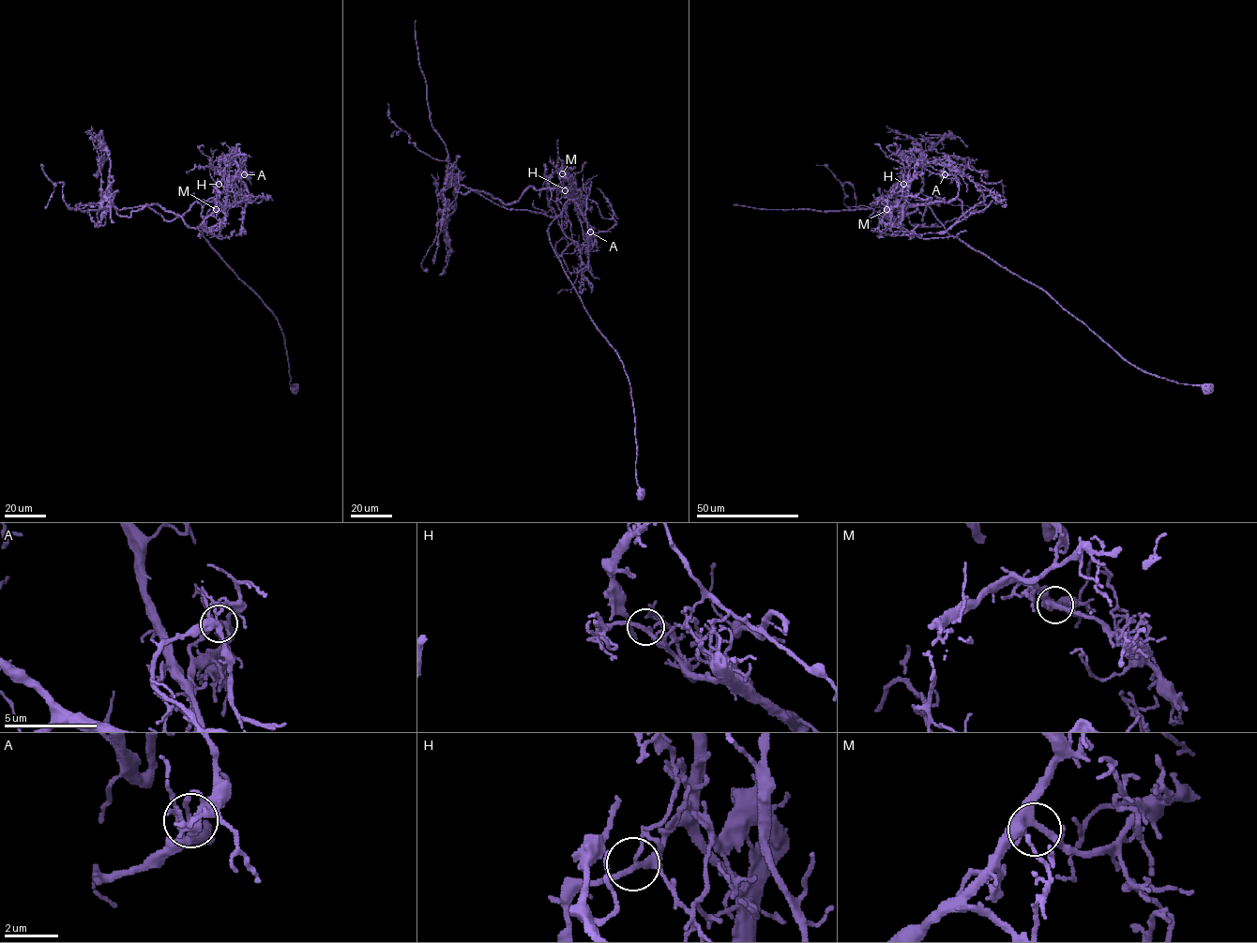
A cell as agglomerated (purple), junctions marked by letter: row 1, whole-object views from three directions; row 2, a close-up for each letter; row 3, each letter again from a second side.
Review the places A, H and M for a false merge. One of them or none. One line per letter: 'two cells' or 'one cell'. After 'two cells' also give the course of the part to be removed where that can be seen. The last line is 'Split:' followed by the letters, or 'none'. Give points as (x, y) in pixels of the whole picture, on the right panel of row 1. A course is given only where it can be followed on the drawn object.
A: two cells | (945, 174), (957, 181), (955, 198), (913, 205), (926, 204), (949, 233), (1041, 288), (1139, 368), (1213, 390)
H: one cell
M: one cell
Split: A

